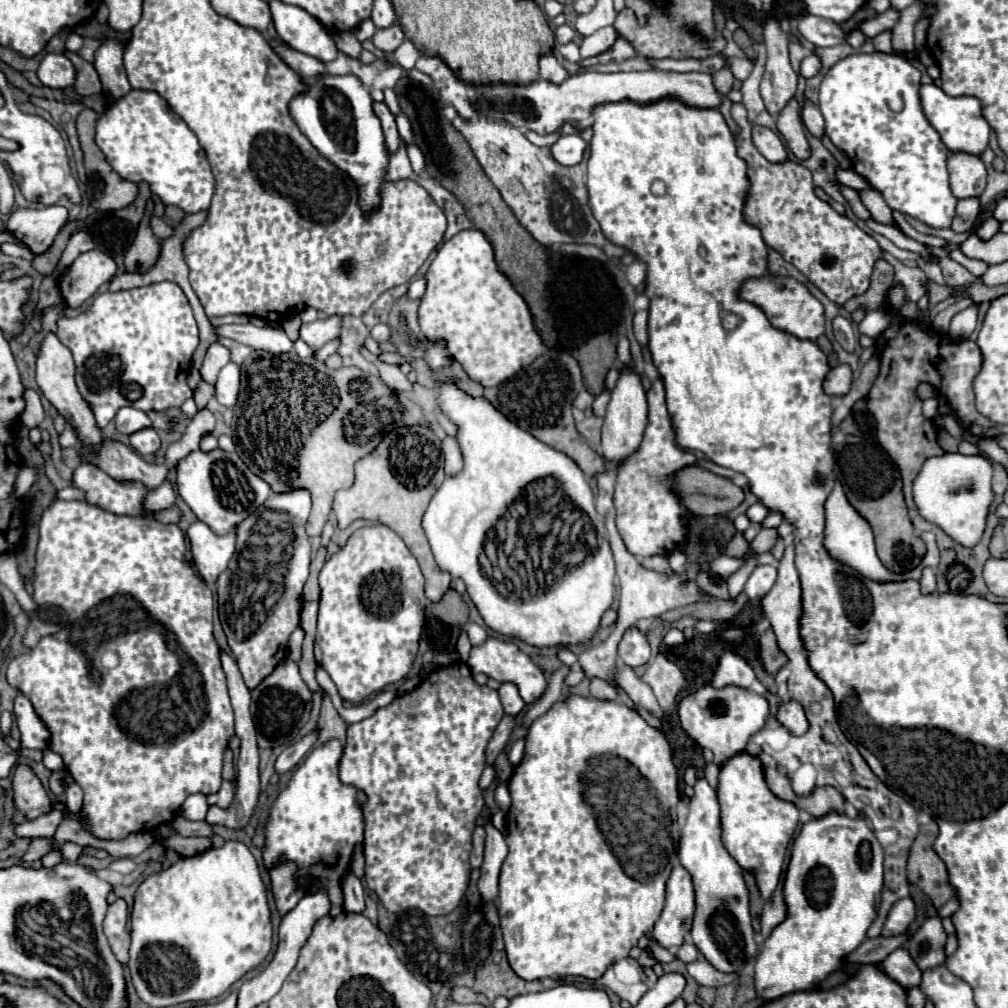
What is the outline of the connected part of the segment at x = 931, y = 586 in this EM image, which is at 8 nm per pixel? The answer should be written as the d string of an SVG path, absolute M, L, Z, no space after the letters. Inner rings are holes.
M923 569L923 577L921 577L921 591L923 593L935 593L935 573L933 569Z

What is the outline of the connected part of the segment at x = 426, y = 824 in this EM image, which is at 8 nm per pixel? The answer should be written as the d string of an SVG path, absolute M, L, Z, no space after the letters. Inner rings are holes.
M457 661L449 667L437 667L433 669L413 691L397 697L391 705L381 707L375 711L375 715L349 725L347 729L347 745L345 745L345 753L341 759L341 781L347 785L355 785L357 789L365 791L367 795L367 803L363 807L363 815L367 819L367 861L365 861L365 881L367 887L371 891L377 893L377 897L381 899L383 907L387 911L405 911L405 909L421 909L427 915L443 915L453 911L465 889L469 883L469 873L471 873L471 865L469 865L469 853L471 853L471 835L475 829L475 819L479 817L481 809L483 809L483 793L479 787L479 777L485 769L483 765L483 753L487 747L487 741L491 739L495 727L499 725L503 717L503 707L499 701L499 695L495 689L487 687L487 685L477 685L467 663Z

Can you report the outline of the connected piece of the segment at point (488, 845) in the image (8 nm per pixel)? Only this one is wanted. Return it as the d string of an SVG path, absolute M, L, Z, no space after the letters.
M485 819L485 831L487 831L487 841L485 841L485 859L481 865L481 879L479 879L479 891L483 893L485 901L495 901L497 887L499 887L499 871L501 865L507 857L507 843L503 835L493 827L491 819Z

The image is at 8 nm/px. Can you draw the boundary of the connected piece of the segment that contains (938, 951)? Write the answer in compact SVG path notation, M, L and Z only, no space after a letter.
M929 917L911 937L907 951L917 961L919 969L931 969L945 961L947 933L941 925L941 917Z

